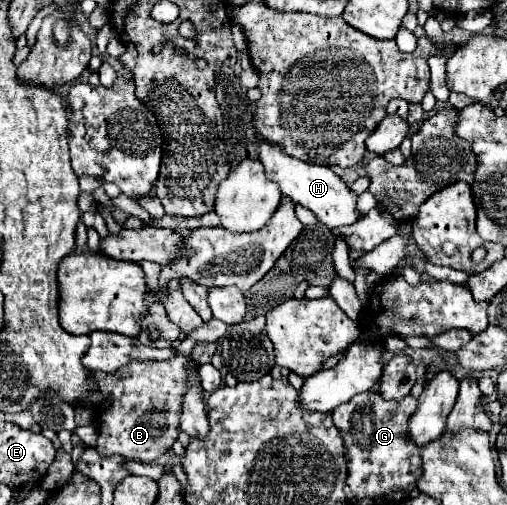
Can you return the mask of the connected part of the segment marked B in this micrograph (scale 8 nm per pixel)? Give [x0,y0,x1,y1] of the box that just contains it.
[93,355,191,463]

